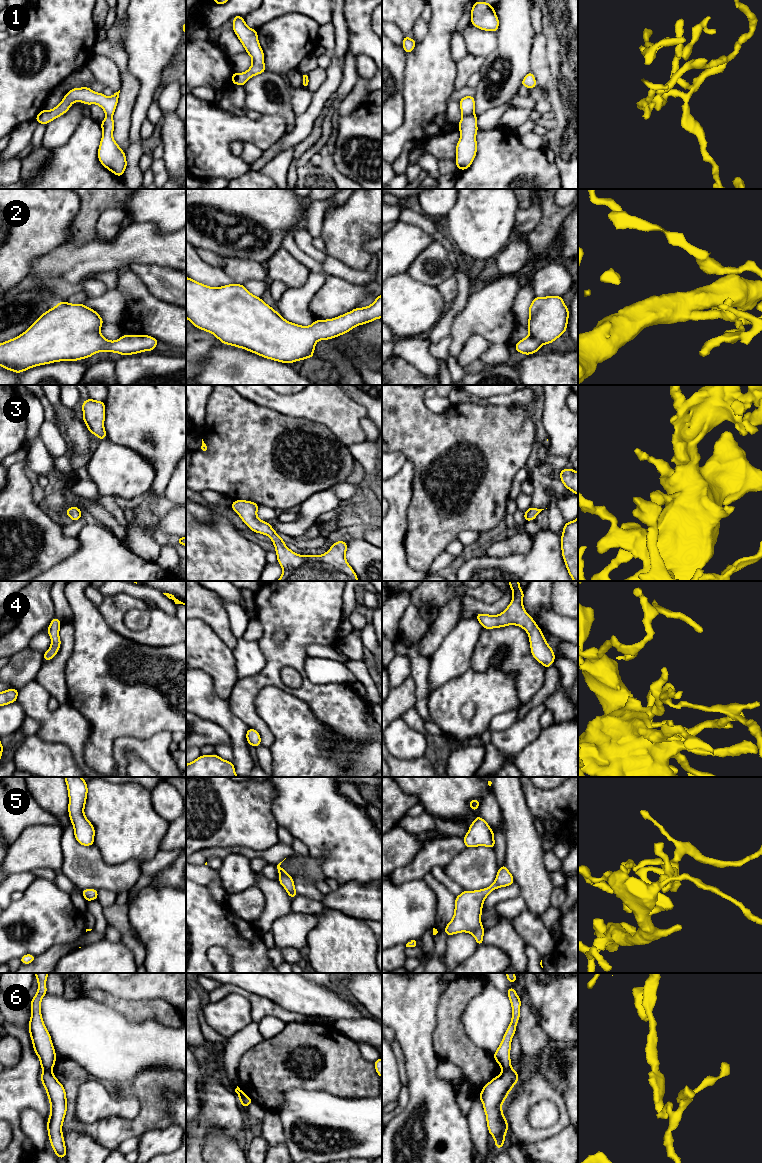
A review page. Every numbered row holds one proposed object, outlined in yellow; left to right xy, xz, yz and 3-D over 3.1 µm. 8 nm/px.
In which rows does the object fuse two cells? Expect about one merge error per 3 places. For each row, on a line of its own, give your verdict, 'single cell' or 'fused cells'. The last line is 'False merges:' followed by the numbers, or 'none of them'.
1: fused cells
2: single cell
3: single cell
4: single cell
5: single cell
6: fused cells
False merges: 1, 6

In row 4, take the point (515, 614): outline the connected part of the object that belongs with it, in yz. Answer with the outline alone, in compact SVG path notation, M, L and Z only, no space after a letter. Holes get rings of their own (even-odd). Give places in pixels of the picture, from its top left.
M509 581L509 586L513 591L512 601L502 613L495 616L478 613L475 618L485 629L507 625L517 625L523 628L529 635L532 656L547 669L555 661L554 651L546 642L534 619L525 611L523 606L524 592L520 588L519 581Z

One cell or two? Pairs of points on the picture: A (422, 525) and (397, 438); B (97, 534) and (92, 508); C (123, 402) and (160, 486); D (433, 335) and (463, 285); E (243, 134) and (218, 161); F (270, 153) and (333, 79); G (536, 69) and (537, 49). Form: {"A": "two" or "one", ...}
{"A": "one", "B": "two", "C": "one", "D": "one", "E": "one", "F": "one", "G": "one"}

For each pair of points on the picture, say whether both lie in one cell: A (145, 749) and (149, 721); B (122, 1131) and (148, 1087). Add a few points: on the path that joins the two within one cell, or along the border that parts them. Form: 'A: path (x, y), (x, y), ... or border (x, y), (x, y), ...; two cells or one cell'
A: border (170, 731), (156, 732), (147, 737), (124, 736); two cells
B: path (134, 1125), (148, 1111), (148, 1099); one cell

